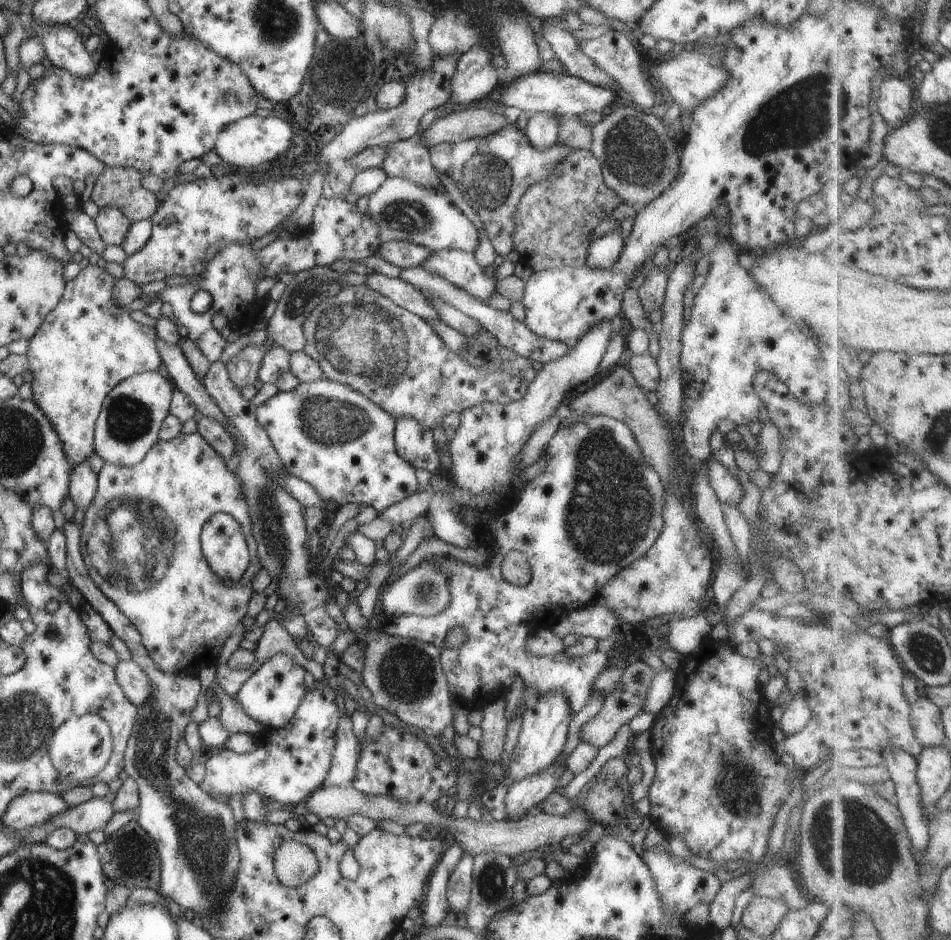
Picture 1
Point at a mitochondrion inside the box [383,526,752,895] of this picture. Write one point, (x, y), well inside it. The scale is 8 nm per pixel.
(425, 591)

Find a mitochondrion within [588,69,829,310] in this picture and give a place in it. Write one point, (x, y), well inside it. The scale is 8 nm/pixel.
(634, 154)

